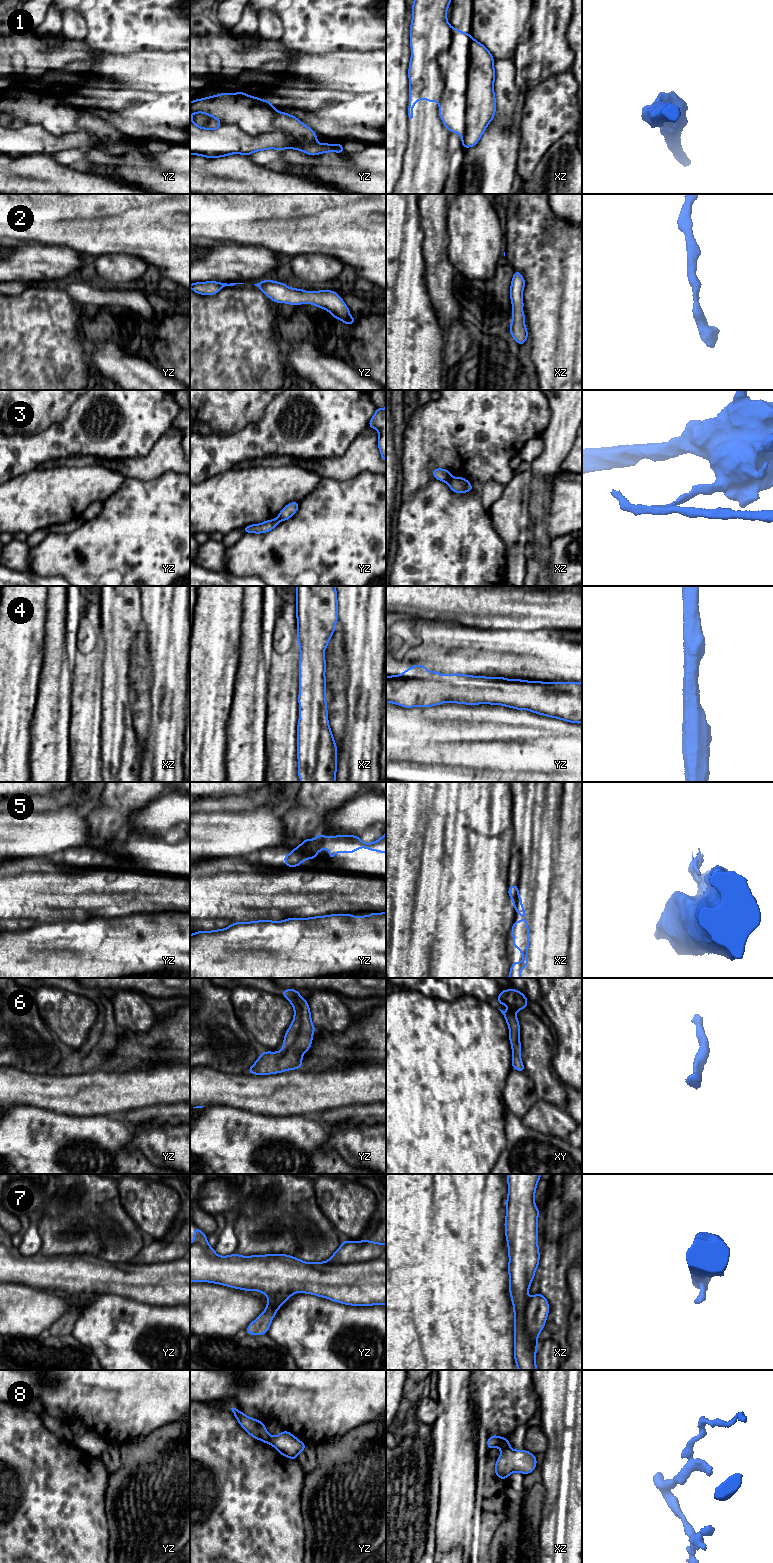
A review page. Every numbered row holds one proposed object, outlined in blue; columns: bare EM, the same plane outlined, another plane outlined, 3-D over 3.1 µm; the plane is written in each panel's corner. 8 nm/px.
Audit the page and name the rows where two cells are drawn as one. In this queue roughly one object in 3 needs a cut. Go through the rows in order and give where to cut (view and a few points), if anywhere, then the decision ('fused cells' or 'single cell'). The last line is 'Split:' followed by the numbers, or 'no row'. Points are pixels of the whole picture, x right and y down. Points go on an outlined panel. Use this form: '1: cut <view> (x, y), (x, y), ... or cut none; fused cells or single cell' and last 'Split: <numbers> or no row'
1: cut yz (220, 123), (234, 123), (253, 135), (282, 129), (295, 142); fused cells
2: cut none; single cell
3: cut xz (451, 477), (445, 481); fused cells
4: cut none; single cell
5: cut yz (300, 845), (300, 851), (304, 859); fused cells
6: cut none; single cell
7: cut yz (384, 1255), (378, 1258), (350, 1263), (324, 1262); fused cells
8: cut xz (509, 1446), (501, 1450); fused cells
Split: 1, 3, 5, 7, 8

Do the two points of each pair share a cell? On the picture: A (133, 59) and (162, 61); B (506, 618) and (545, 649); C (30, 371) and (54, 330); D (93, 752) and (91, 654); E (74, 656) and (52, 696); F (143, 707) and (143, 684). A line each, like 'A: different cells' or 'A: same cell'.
A: same cell
B: different cells
C: same cell
D: same cell
E: different cells
F: same cell

